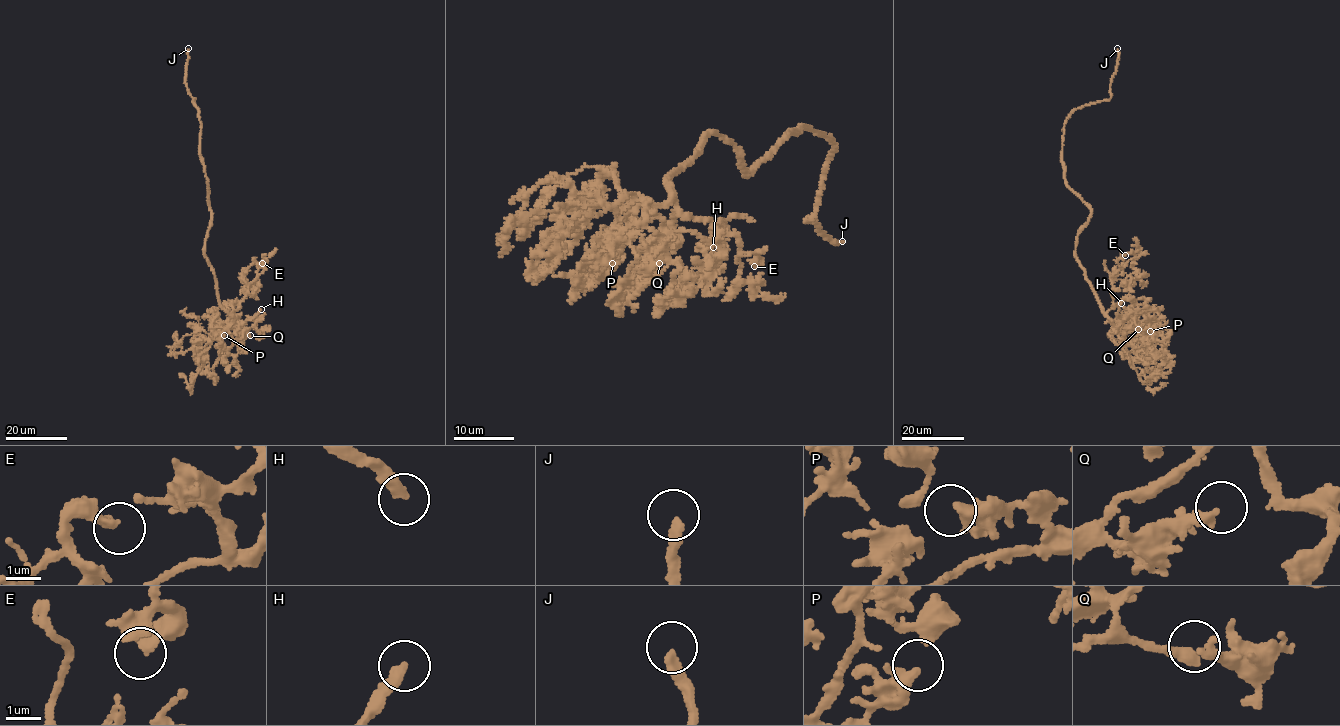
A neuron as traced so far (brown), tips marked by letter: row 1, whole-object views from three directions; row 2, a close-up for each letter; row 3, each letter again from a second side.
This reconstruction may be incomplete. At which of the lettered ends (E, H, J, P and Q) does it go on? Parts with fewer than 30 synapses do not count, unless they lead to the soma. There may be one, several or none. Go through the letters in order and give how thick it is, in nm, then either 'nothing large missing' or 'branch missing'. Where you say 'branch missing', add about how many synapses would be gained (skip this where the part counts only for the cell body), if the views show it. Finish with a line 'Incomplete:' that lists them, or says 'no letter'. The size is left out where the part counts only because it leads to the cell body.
E: 380 nm | nothing large missing
H: 320 nm | branch missing | 350 syn
J: 280 nm | branch missing
P: 400 nm | nothing large missing
Q: 300 nm | nothing large missing
Incomplete: H, J

